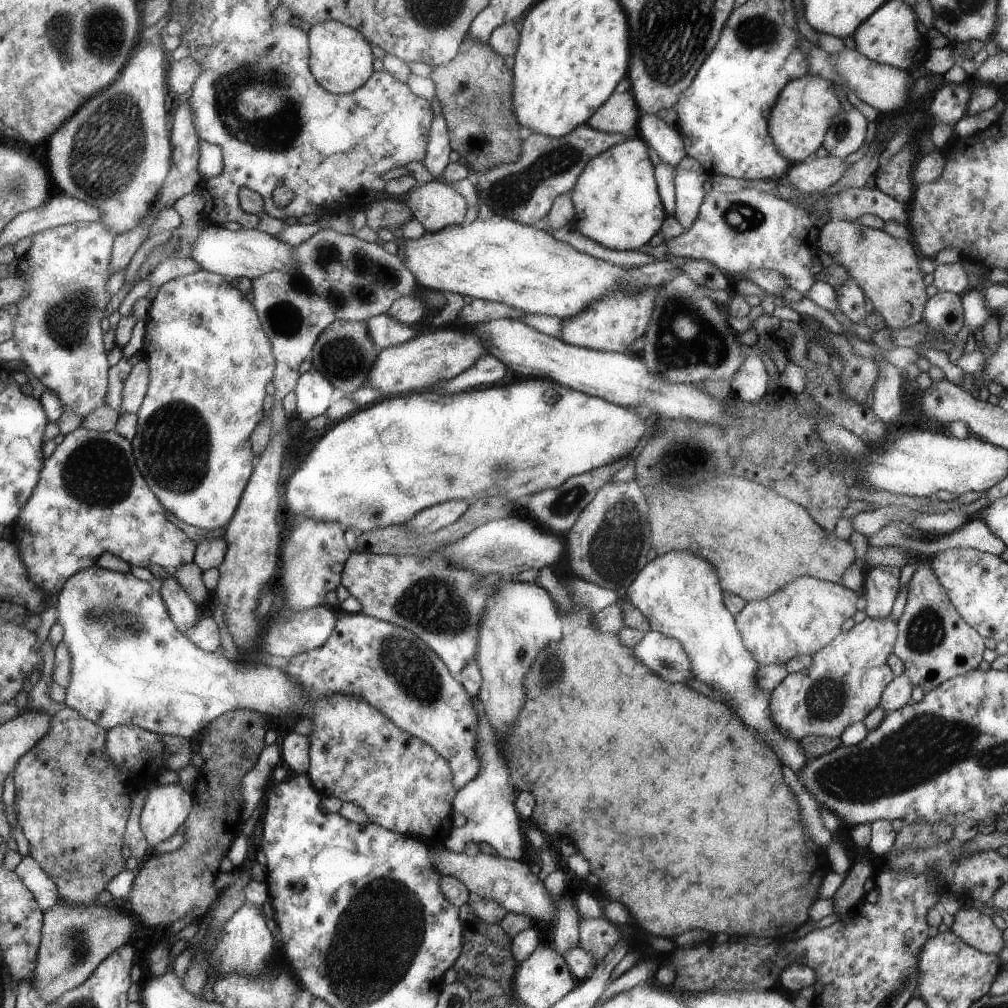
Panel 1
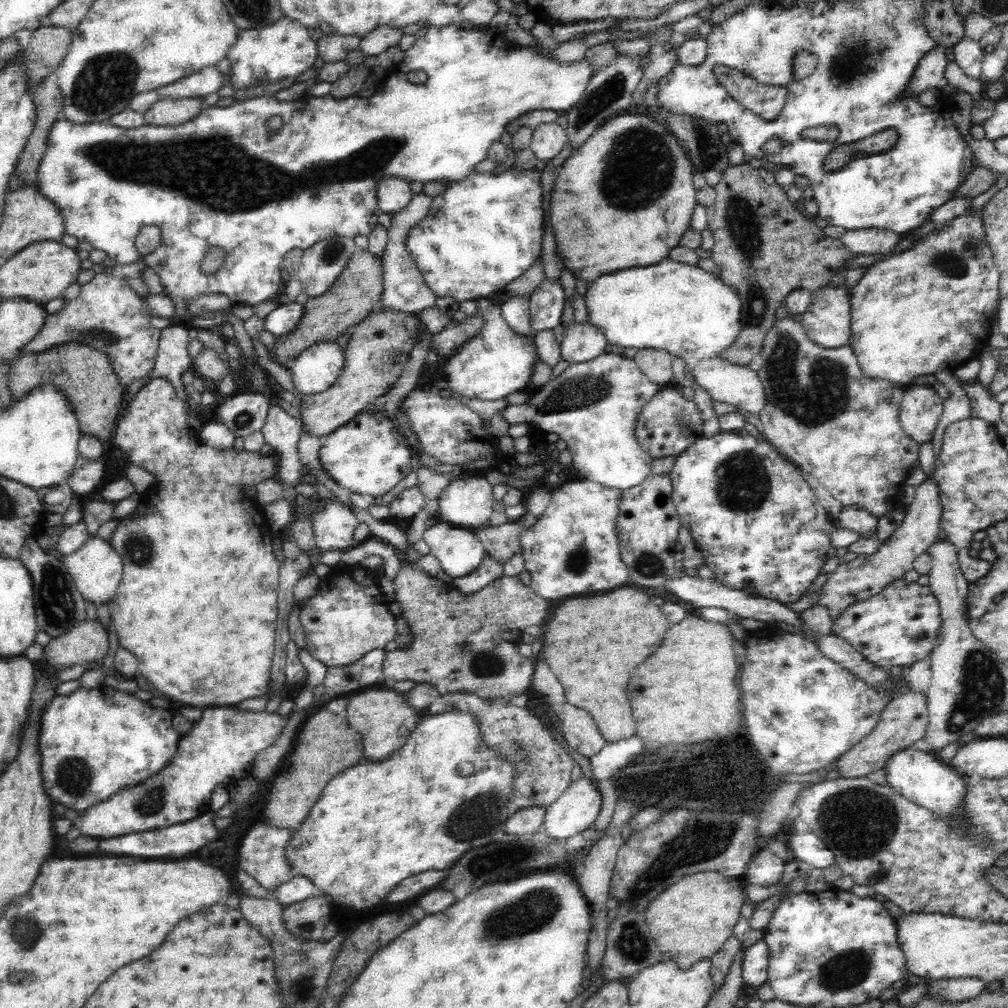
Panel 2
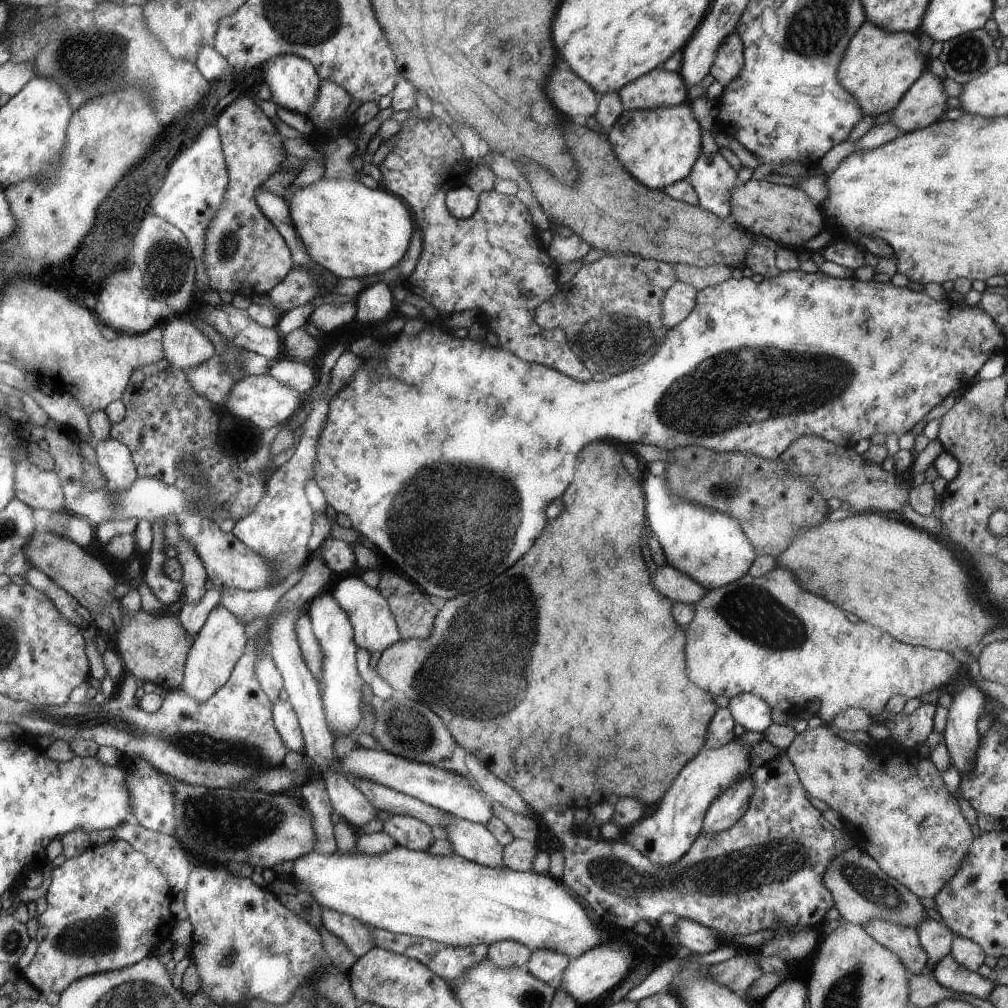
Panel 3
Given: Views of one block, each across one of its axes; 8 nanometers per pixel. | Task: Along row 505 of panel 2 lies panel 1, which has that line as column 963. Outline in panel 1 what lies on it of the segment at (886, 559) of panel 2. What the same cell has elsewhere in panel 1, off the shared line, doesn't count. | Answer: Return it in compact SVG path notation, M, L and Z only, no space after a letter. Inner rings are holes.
M962 907L954 914L951 931L956 936L983 953L998 955L1005 947L1003 932L992 919L977 909Z

